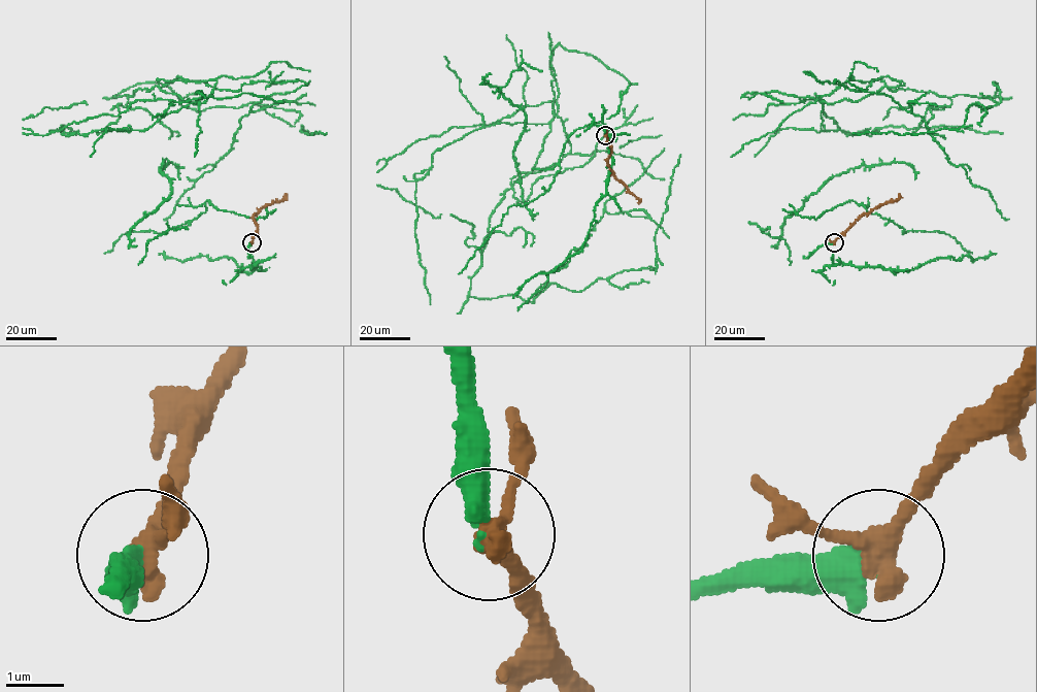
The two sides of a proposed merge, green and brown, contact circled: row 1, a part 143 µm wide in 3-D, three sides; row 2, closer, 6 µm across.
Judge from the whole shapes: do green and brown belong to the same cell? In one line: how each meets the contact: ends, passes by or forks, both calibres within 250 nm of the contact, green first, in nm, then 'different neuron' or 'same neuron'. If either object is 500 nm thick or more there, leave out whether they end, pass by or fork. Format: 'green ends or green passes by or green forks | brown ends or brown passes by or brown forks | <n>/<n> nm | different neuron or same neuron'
green ends | brown passes by | 320/380 nm | same neuron

